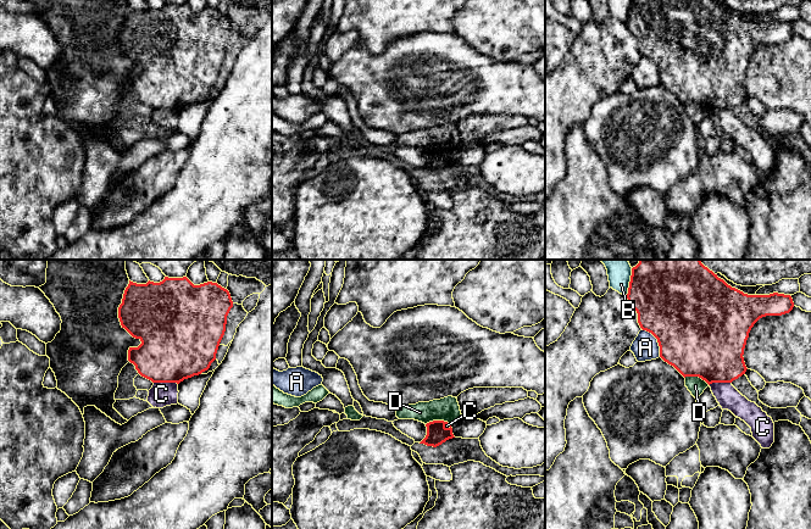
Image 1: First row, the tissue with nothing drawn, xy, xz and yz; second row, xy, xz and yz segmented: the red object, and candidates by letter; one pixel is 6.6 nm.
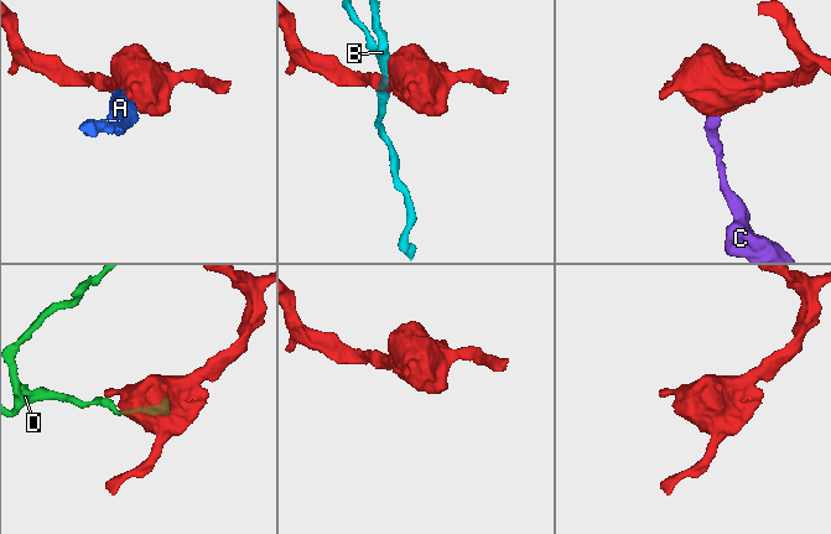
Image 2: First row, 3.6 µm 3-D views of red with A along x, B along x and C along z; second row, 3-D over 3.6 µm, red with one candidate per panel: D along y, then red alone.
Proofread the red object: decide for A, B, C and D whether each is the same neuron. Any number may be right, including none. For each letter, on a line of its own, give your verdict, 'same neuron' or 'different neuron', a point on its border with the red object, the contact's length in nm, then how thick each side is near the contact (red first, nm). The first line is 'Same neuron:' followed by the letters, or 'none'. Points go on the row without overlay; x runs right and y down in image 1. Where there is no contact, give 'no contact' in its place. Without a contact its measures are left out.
Same neuron: none
A: different neuron; meets red in yz at (657, 67); contact 220 nm long; 500 nm thick on the red side, 180 nm on the other
B: different neuron; meets red in yz at (629, 11); contact 160 nm long; 380 nm thick on the red side, 130 nm on the other
C: different neuron; meets red in xy at (166, 109); contact 160 nm long; 460 nm thick on the red side, 160 nm on the other
D: different neuron; meets red in xz at (438, 148); contact 180 nm long; 140 nm thick on the red side, 160 nm on the other

